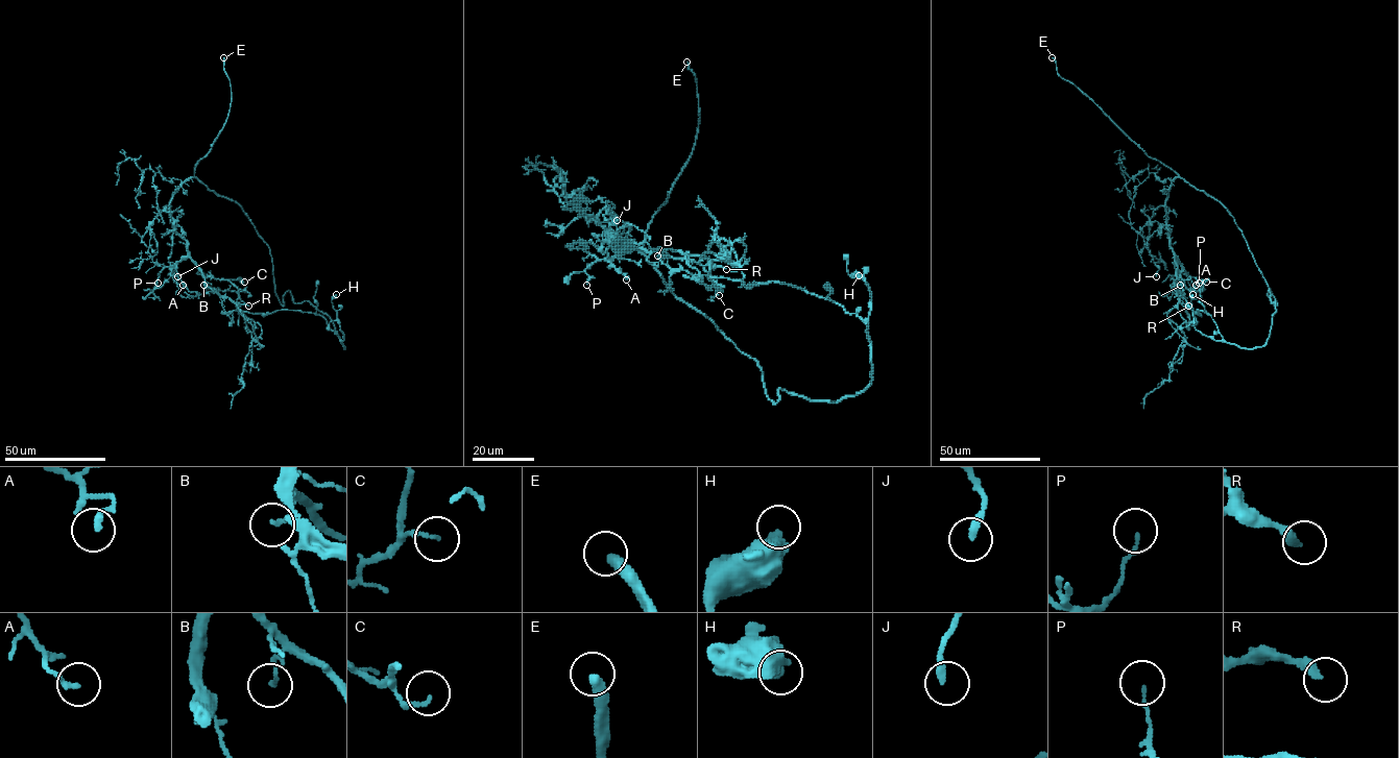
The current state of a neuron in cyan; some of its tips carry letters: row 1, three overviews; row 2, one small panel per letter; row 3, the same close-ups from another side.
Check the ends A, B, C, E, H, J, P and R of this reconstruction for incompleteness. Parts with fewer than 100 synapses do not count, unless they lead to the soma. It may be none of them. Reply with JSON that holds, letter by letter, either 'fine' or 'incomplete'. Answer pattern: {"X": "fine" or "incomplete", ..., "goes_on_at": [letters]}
{"A": "fine", "B": "fine", "C": "fine", "E": "incomplete", "H": "fine", "J": "fine", "P": "fine", "R": "fine", "goes_on_at": ["E"]}

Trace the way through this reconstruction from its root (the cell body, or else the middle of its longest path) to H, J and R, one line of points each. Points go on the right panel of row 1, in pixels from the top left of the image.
H: (1235, 221), (1277, 302), (1269, 291), (1276, 311), (1267, 342), (1241, 348), (1203, 335), (1195, 326), (1192, 294)
J: (1235, 221), (1216, 199), (1176, 178), (1166, 200), (1166, 223), (1160, 224), (1148, 243), (1158, 268), (1156, 276)
R: (1235, 221), (1221, 202), (1204, 191), (1179, 177), (1172, 182), (1166, 200), (1166, 229), (1188, 306)

